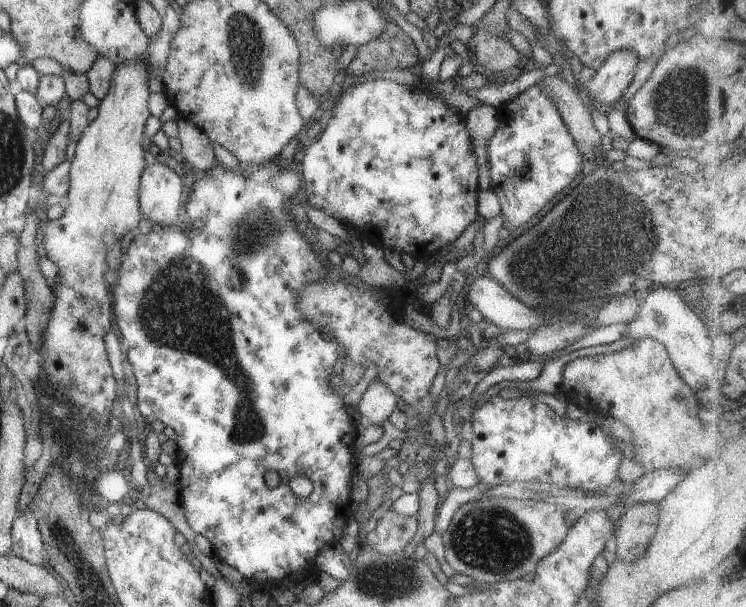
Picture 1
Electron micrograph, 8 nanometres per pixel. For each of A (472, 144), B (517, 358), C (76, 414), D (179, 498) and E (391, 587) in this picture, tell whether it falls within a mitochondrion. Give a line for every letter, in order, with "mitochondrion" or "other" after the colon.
A: other
B: other
C: other
D: other
E: mitochondrion

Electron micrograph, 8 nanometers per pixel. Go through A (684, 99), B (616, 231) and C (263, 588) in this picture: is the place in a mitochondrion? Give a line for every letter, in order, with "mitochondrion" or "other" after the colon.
A: mitochondrion
B: mitochondrion
C: other

